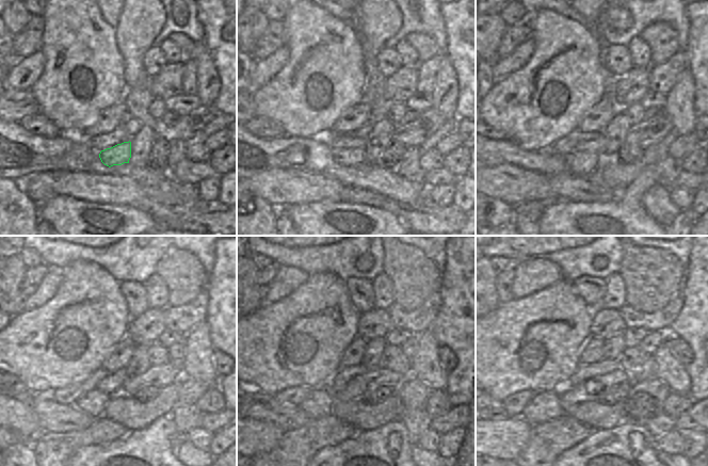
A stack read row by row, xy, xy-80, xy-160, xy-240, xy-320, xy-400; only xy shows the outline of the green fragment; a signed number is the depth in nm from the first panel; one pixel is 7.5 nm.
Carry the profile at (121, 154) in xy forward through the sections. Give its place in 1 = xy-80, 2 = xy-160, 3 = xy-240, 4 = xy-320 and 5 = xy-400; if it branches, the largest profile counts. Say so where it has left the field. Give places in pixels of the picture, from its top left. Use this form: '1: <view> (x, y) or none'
1: xy-80 (344, 156)
2: xy-160 (582, 164)
3: xy-240 (93, 403)
4: xy-320 (319, 403)
5: xy-400 (544, 406)

